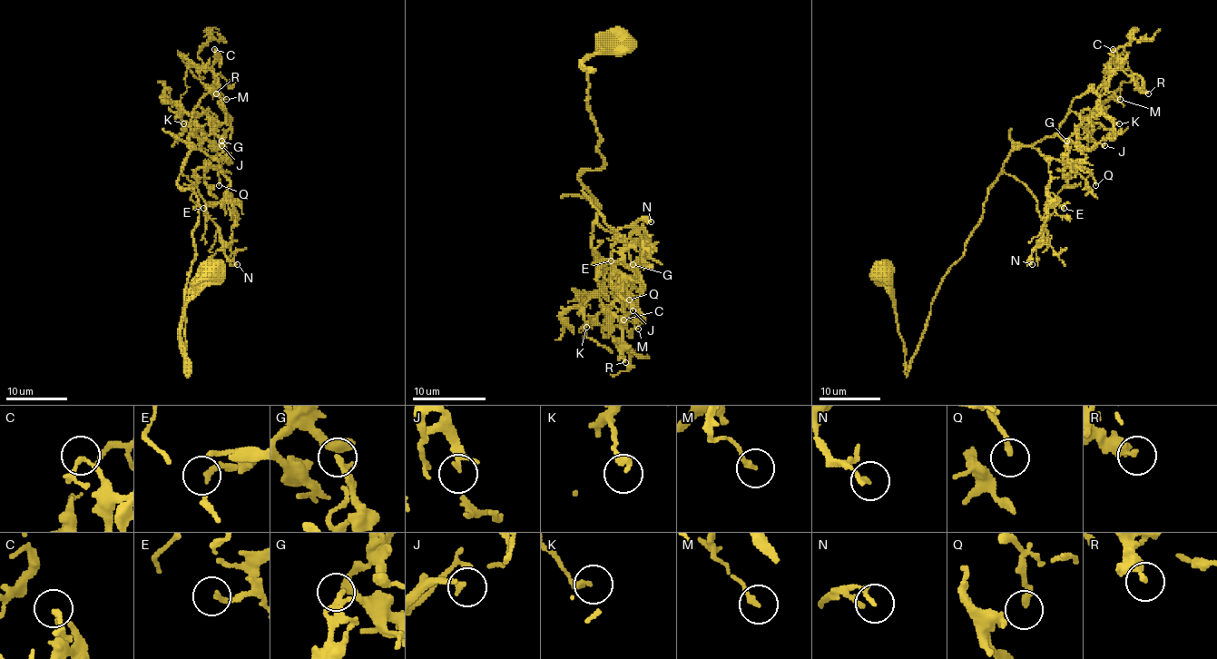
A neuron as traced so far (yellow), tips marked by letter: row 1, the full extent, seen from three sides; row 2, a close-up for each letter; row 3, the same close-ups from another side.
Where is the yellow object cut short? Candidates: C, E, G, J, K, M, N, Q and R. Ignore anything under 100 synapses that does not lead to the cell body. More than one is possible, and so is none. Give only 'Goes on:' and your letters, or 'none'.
Goes on: none

